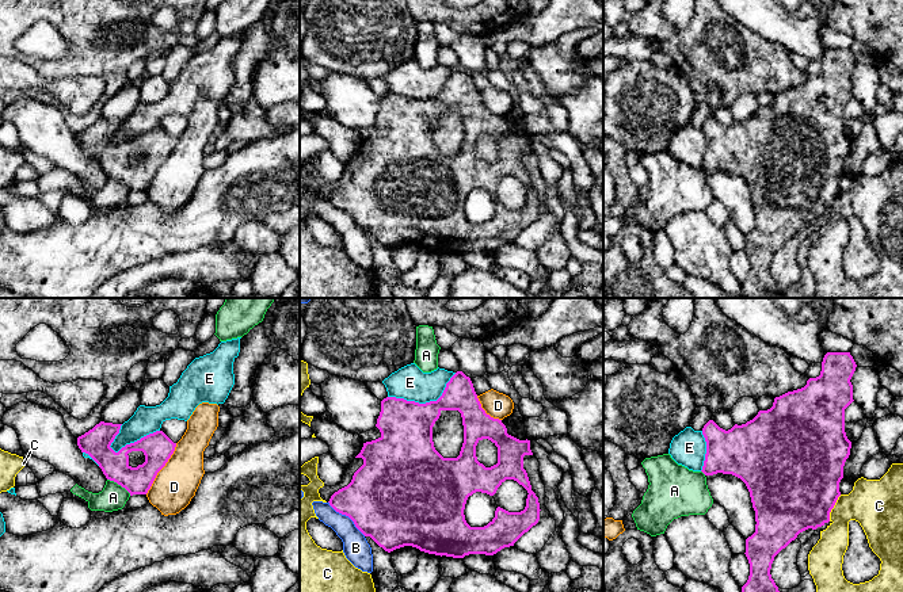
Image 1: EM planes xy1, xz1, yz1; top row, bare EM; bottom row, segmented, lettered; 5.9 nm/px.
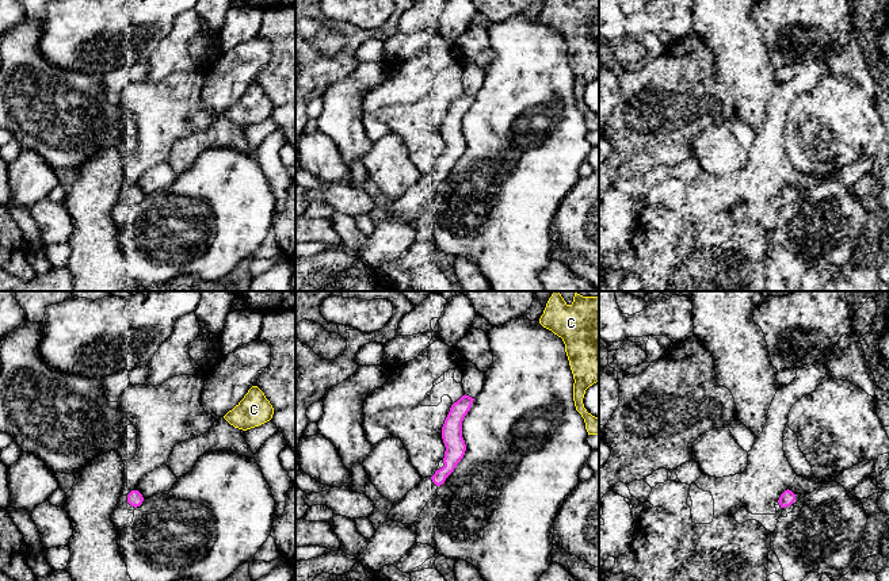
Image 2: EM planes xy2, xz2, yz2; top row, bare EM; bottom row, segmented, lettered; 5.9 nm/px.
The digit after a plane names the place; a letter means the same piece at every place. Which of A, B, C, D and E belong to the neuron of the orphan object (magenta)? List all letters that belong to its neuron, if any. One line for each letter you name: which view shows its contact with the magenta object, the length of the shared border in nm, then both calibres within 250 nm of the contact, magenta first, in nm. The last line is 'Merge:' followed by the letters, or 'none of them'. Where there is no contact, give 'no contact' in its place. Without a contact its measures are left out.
Merge: none of them

